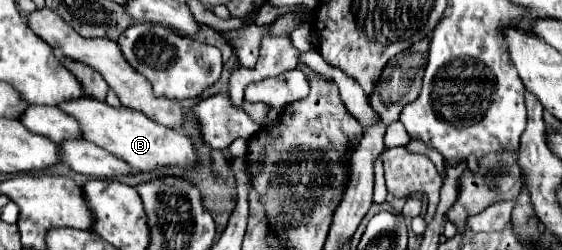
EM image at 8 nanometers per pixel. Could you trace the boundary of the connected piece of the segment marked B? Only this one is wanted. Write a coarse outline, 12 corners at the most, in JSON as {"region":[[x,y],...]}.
{"region":[[87,96],[59,108],[133,170],[197,160],[185,134]]}

